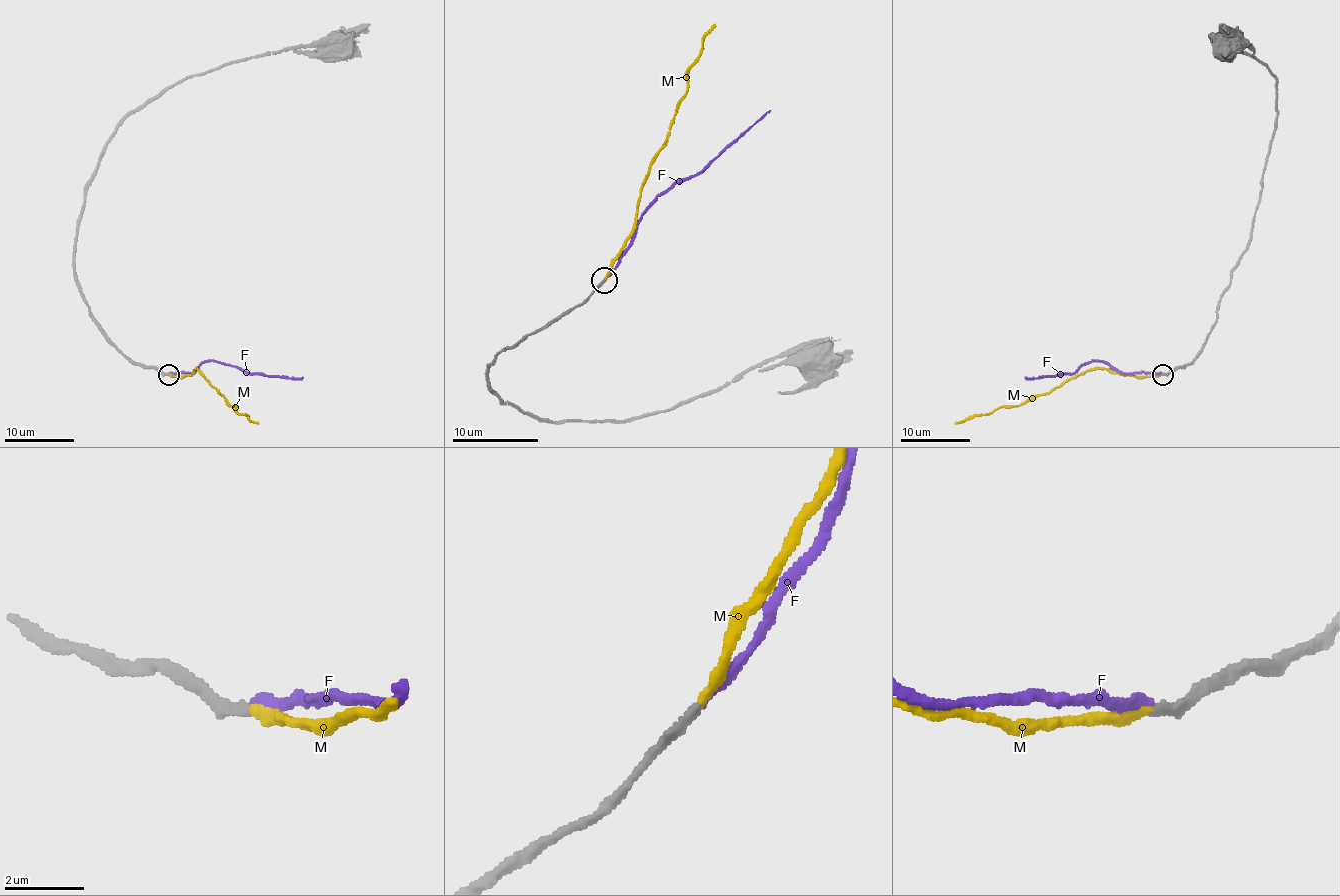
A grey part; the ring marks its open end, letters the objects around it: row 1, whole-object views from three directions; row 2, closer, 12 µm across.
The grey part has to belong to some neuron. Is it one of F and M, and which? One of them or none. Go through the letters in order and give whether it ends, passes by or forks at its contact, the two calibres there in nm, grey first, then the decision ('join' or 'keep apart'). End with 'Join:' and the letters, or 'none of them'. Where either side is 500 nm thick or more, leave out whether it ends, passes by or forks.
F: it ends | 280/220 nm | keep apart
M: it ends | 280/240 nm | join
Join: M

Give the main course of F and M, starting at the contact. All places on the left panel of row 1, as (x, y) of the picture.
F: (169, 373), (193, 373), (204, 362), (212, 361), (249, 373), (302, 376)
M: (169, 375), (190, 375), (197, 369), (235, 409), (257, 423)

